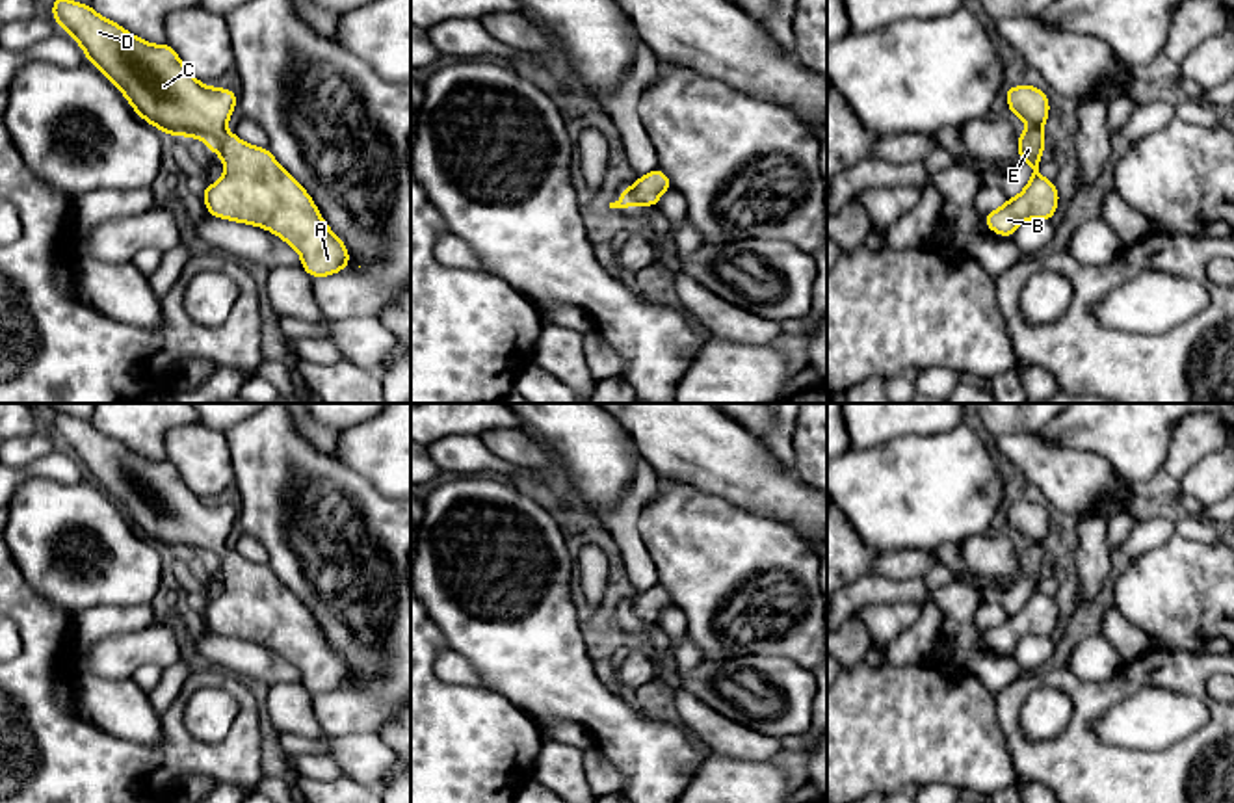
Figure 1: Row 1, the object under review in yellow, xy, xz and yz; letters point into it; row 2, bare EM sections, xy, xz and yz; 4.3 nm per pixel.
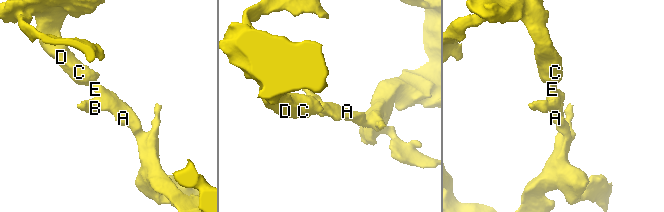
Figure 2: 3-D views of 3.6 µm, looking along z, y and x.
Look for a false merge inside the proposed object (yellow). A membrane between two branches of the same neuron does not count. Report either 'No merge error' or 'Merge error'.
No merge error

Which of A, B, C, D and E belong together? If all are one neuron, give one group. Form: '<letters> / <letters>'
A B C D E

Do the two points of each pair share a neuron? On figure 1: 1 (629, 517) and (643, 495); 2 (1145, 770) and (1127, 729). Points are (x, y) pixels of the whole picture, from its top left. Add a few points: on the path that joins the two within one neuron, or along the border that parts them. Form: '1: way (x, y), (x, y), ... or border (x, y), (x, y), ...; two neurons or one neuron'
1: way (629, 512), (638, 500); one neuron
2: border (1095, 733), (1102, 742), (1142, 750), (1179, 740); two neurons

